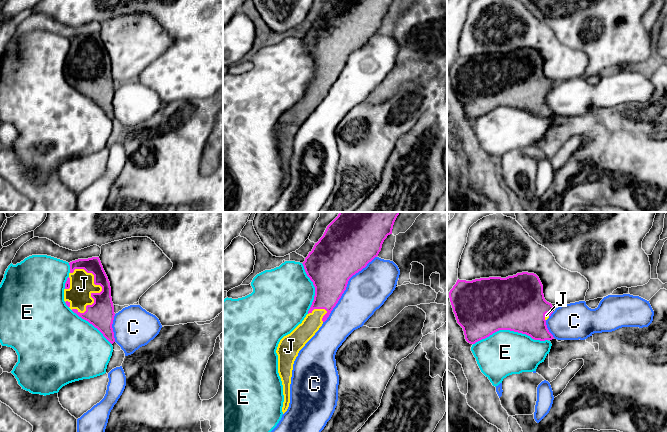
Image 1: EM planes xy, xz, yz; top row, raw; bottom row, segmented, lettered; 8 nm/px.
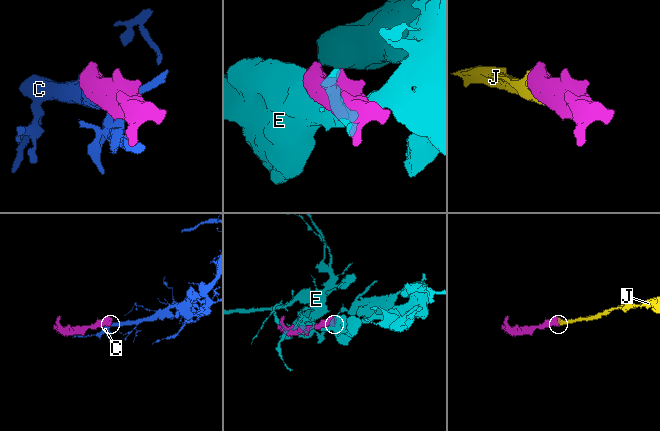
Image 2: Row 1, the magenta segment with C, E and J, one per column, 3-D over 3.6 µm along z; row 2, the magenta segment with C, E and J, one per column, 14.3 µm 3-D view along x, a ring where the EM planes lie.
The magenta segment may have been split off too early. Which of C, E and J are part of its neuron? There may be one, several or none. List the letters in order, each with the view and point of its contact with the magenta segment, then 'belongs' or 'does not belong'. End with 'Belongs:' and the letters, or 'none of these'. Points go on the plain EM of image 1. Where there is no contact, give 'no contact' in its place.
C: xz (346, 62) | does not belong
E: yz (510, 106) | does not belong
J: xy (93, 69) | belongs
Belongs: J

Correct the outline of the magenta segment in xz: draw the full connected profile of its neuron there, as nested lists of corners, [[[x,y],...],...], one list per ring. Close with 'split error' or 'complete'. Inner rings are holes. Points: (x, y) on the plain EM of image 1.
[[[329,0],[302,39],[315,63],[308,90],[277,123],[283,161],[283,190],[290,179],[293,140],[299,127],[327,96],[346,66],[349,55],[378,32],[394,0]]]; split error

